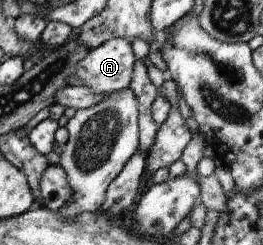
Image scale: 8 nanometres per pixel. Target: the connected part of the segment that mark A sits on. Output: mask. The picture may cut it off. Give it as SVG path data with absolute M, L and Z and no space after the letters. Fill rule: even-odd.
M116 37L90 49L75 66L82 86L101 95L129 87L136 62L130 41Z

